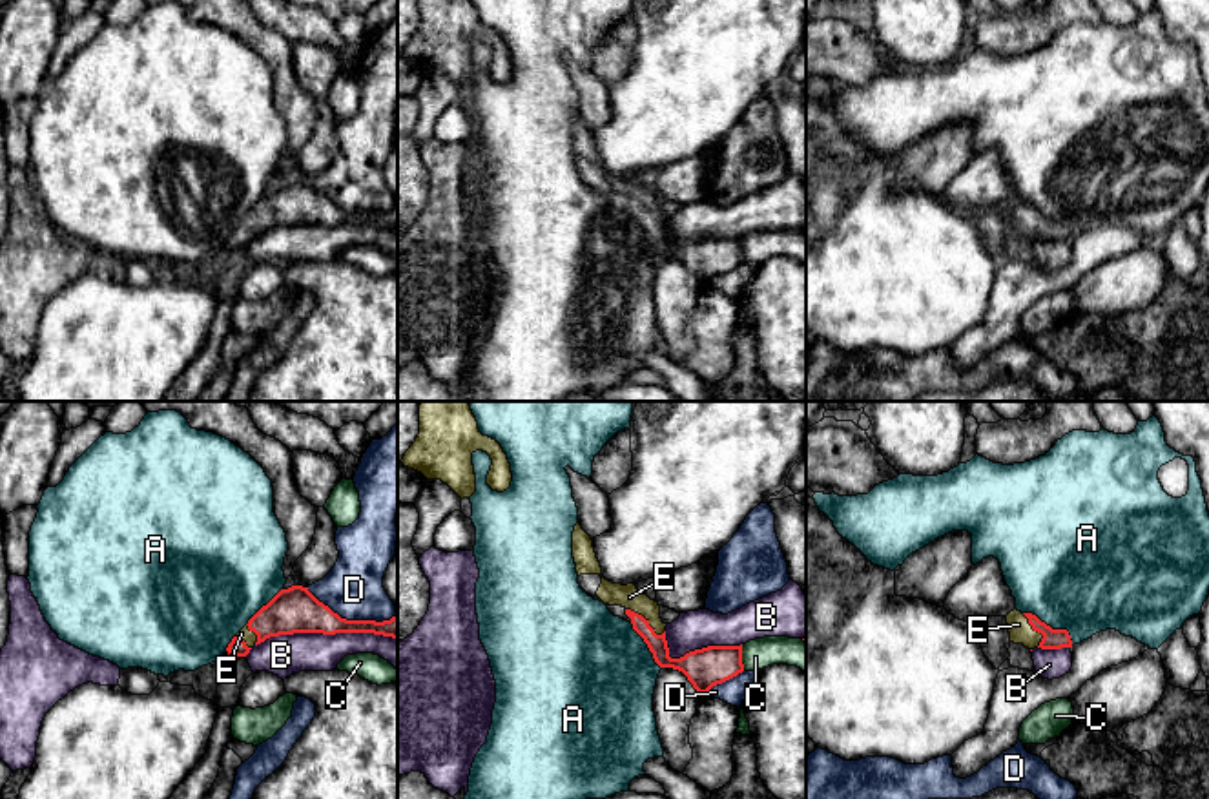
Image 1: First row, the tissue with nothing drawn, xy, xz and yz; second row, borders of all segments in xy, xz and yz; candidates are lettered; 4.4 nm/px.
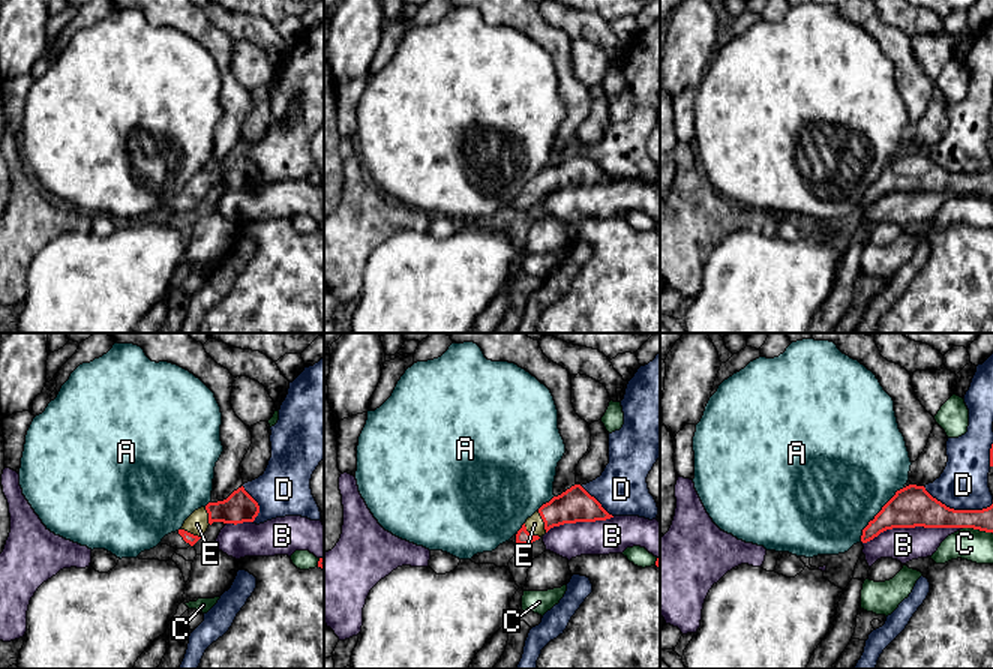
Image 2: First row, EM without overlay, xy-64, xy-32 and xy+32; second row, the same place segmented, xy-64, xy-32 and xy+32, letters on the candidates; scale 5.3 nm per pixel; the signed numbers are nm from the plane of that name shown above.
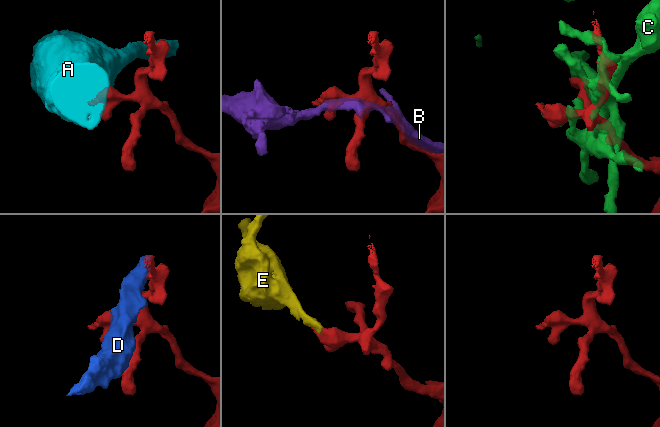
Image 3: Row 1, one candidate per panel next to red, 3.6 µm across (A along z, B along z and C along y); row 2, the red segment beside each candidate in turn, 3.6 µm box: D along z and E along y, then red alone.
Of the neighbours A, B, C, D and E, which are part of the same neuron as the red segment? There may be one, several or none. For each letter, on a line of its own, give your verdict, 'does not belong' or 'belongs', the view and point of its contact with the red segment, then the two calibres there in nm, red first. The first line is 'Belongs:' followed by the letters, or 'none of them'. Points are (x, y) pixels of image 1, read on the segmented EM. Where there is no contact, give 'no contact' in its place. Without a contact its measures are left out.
Belongs: E
A: does not belong | yz (1051, 628) | 100/480 nm
B: does not belong | xy (325, 633) | 200/180 nm
C: does not belong | xz (741, 657) | 180/130 nm
D: does not belong | xy (352, 621) | 190/260 nm
E: belongs | xz (646, 621) | 90/100 nm

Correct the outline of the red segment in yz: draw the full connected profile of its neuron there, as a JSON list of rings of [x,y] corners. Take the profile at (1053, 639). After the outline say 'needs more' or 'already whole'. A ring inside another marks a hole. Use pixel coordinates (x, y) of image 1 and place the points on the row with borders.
[[[1010,611],[1007,617],[1010,642],[1023,644],[1028,649],[1061,649],[1072,648],[1067,629],[1052,629],[1032,613]]]; needs more

